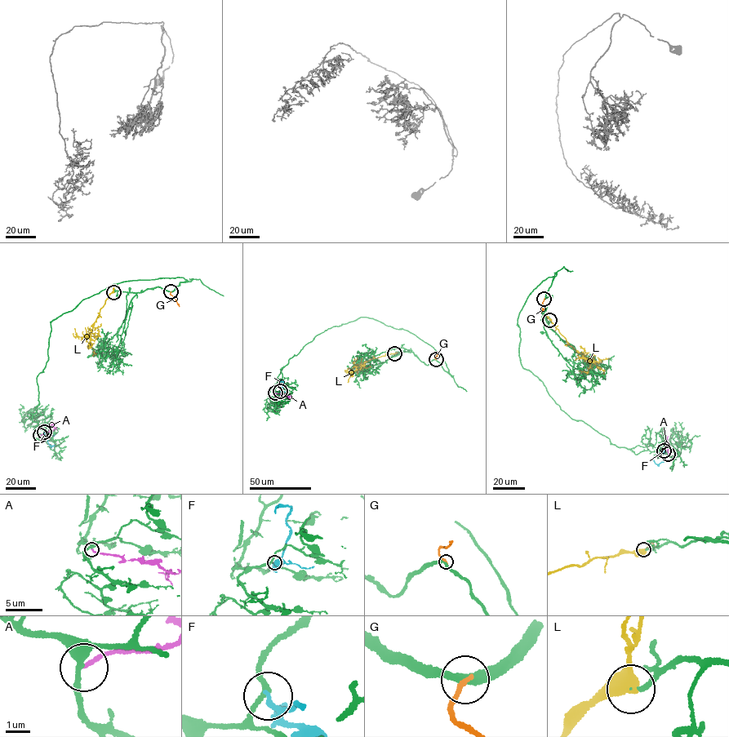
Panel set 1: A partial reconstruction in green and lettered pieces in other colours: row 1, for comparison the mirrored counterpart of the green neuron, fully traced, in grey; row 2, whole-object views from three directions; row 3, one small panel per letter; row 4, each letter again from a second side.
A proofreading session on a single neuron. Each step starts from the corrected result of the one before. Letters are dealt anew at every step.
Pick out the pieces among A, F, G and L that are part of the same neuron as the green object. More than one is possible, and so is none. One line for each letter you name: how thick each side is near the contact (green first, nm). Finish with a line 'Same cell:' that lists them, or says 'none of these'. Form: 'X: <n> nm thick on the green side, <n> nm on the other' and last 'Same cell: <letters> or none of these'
A: 320 nm thick on the green side, 170 nm on the other
L: 170 nm thick on the green side, 400 nm on the other
Same cell: A, L

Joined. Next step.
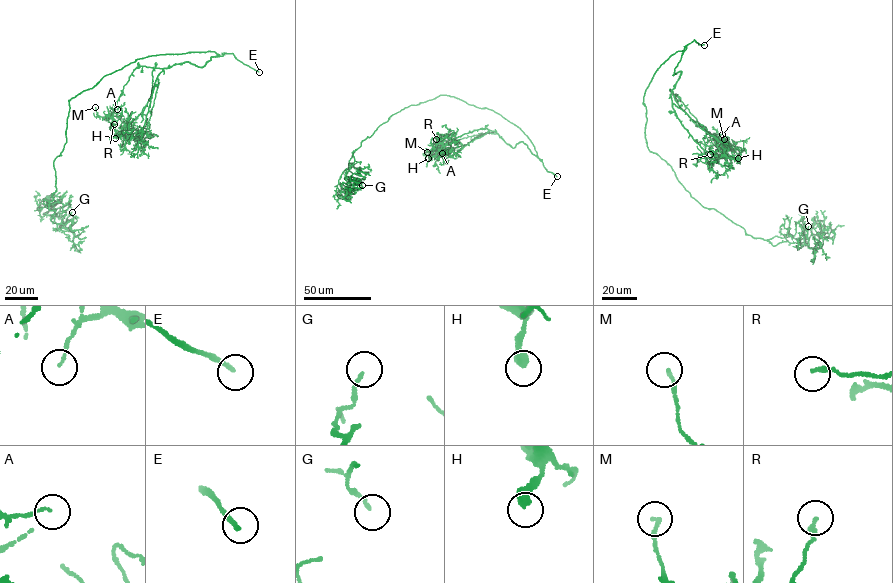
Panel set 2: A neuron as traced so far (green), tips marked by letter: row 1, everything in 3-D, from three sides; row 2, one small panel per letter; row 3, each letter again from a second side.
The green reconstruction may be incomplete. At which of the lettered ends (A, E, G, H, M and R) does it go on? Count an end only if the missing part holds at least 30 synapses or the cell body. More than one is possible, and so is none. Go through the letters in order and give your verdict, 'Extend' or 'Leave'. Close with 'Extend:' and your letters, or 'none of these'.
A: Leave
E: Extend
G: Leave
H: Leave
M: Leave
R: Leave
Extend: E

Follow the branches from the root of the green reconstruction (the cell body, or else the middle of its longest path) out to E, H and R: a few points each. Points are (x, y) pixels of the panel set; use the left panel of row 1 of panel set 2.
E: (125, 66), (151, 55), (210, 51), (221, 56), (232, 53), (259, 72)
H: (125, 66), (159, 54), (219, 55), (201, 67), (187, 61), (134, 69), (113, 111), (115, 138)
R: (125, 66), (159, 54), (219, 55), (201, 67), (187, 61), (134, 69), (115, 106), (114, 124)

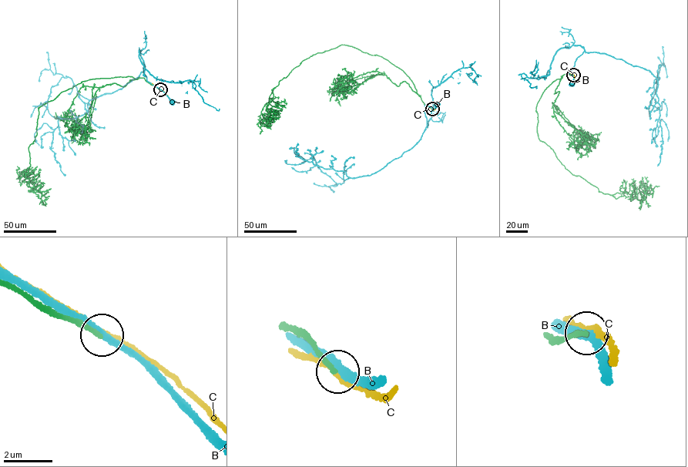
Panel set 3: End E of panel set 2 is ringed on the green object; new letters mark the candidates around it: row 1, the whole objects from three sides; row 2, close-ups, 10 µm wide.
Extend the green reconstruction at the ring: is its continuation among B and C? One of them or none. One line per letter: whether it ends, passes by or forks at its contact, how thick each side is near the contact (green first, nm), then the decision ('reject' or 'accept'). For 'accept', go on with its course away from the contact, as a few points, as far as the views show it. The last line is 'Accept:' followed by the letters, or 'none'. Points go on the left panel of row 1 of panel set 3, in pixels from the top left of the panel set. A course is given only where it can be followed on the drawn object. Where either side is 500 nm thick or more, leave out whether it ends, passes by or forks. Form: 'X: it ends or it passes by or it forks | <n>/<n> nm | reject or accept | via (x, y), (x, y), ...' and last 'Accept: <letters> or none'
B: it passes by | 260/320 nm | reject
C: it passes by | 240/220 nm | reject
Accept: none

